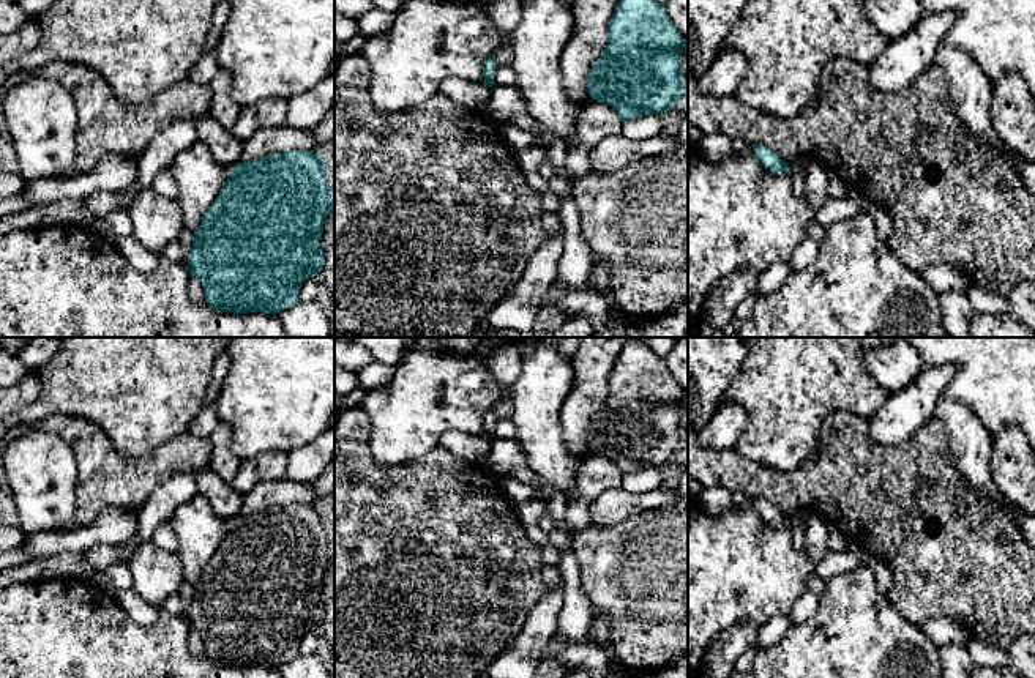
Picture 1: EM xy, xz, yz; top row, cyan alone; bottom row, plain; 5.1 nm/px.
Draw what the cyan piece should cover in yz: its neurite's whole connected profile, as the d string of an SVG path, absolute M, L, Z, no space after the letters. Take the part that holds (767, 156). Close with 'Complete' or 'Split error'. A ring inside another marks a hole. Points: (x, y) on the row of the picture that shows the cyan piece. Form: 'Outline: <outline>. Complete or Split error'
Outline: M751 143L762 166L772 172L792 173L789 162L784 162L772 148L762 143Z. Complete

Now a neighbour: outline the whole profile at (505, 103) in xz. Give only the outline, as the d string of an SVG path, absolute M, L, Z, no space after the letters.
M494 85L488 104L481 109L499 126L527 112L524 96L516 85Z

